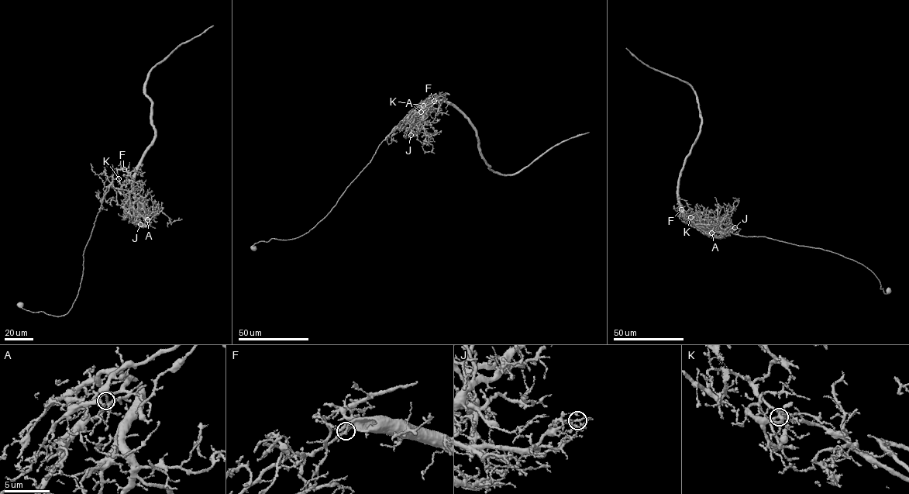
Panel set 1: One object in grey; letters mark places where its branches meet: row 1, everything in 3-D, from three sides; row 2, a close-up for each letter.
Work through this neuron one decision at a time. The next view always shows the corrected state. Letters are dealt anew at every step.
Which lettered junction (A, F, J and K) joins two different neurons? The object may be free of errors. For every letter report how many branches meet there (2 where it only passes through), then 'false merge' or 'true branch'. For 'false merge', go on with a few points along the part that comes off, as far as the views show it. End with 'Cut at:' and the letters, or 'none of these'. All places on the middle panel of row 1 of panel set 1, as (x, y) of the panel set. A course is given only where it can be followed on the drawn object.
A: 3 branches meet; true branch
F: 3 branches meet; false merge; foreign part runs (434, 101), (392, 129), (370, 162), (315, 226), (292, 239), (273, 238), (255, 243), (253, 249)
J: 3 branches meet; true branch
K: 3 branches meet; true branch
Cut at: F

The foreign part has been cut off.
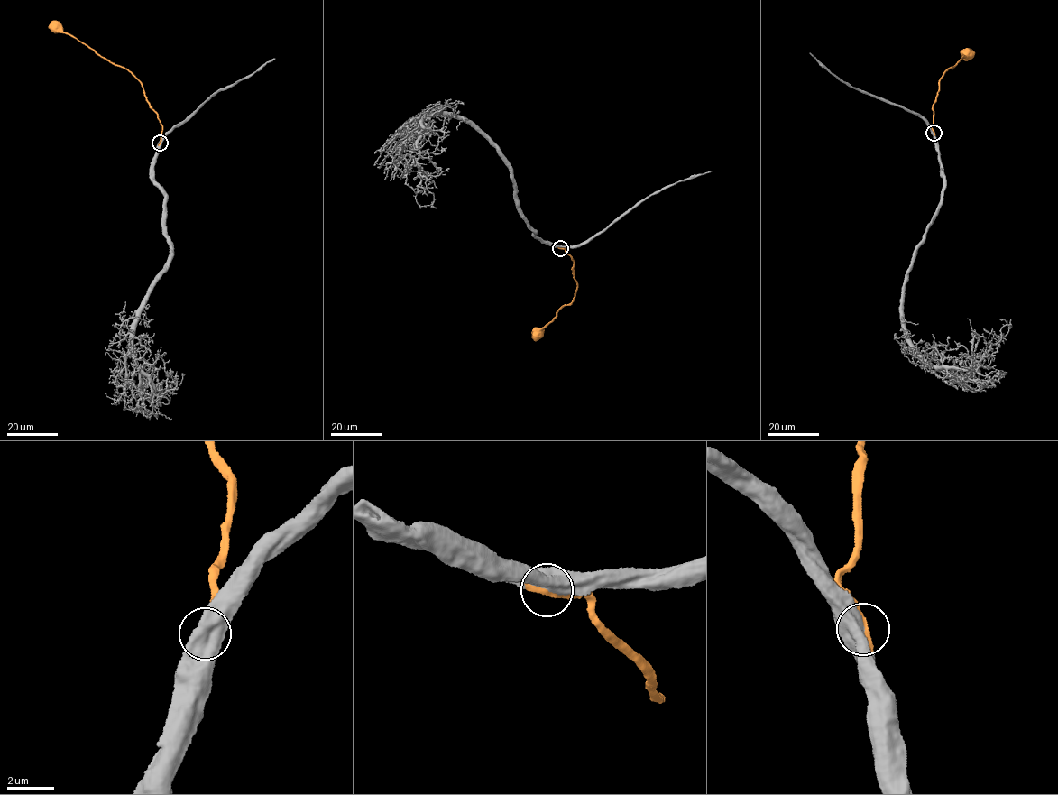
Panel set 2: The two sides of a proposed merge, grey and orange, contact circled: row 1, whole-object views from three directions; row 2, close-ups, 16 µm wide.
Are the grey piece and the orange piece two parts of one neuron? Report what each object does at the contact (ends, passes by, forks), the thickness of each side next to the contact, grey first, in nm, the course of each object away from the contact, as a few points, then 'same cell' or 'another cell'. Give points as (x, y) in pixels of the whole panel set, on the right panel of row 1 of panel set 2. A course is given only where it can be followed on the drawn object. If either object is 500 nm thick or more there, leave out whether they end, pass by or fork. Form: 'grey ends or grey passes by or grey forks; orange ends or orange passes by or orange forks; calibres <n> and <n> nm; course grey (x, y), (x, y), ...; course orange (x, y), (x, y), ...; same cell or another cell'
calibres 650 and 400 nm; course grey (933, 133), (942, 189), (905, 283), (907, 341), (933, 365), (972, 369), (1007, 333), (1000, 319); course orange (933, 133), (933, 105), (939, 80), (966, 53); same cell

